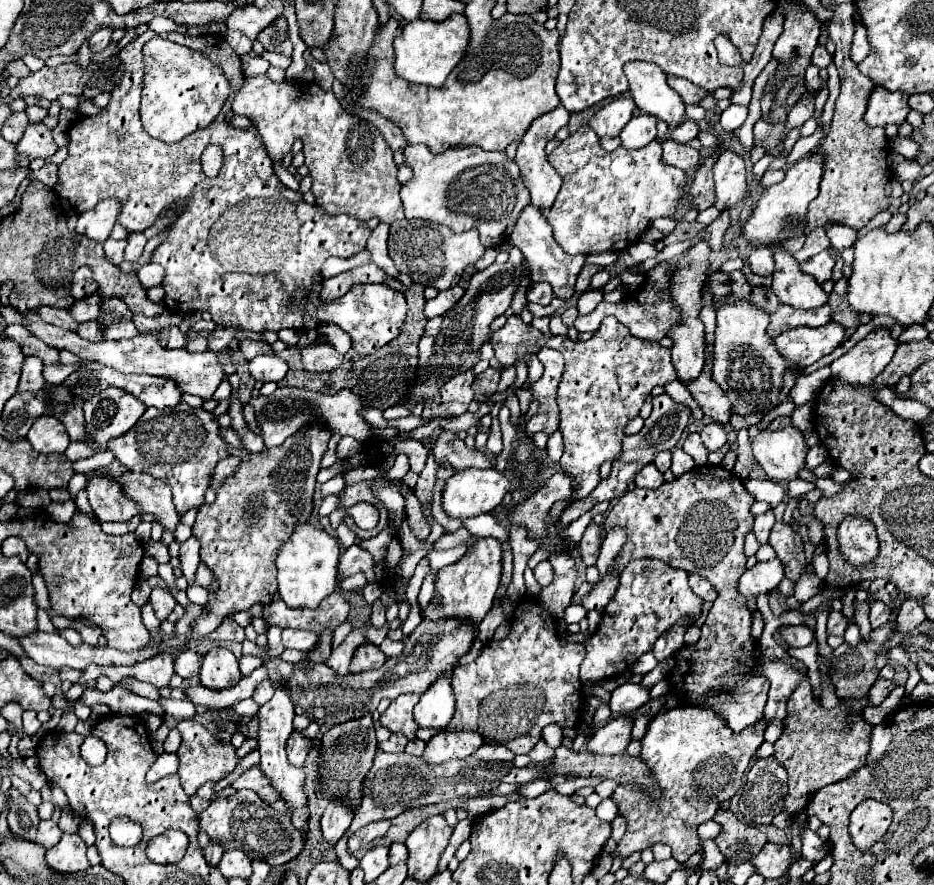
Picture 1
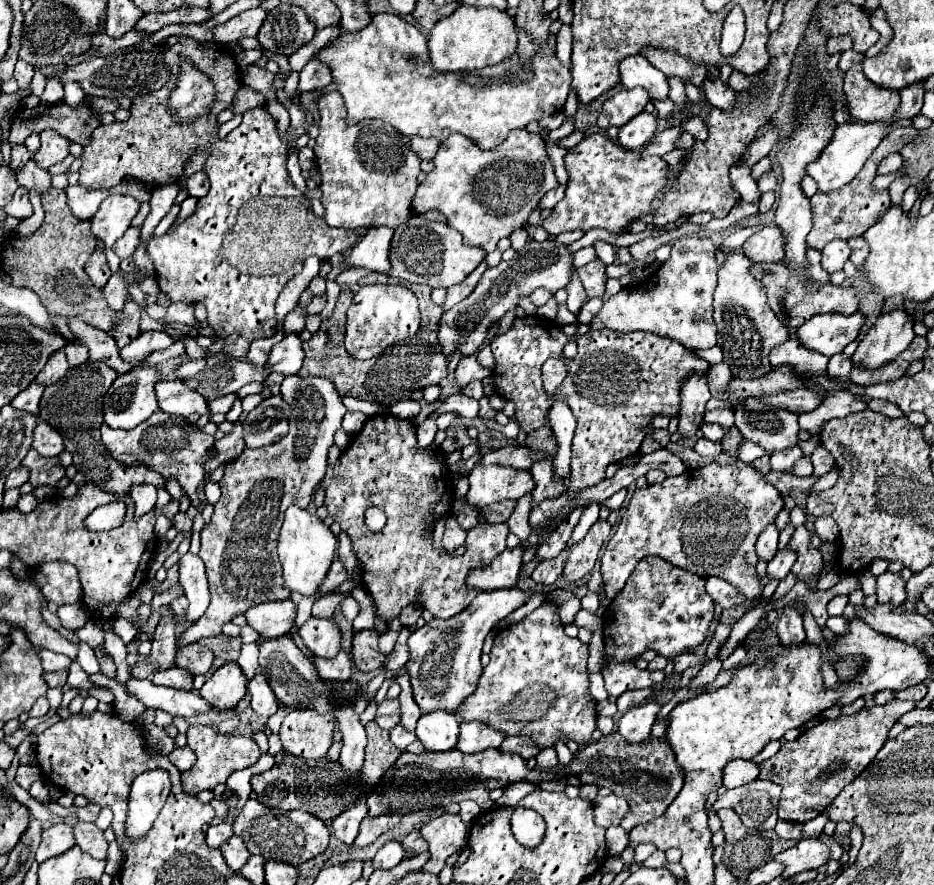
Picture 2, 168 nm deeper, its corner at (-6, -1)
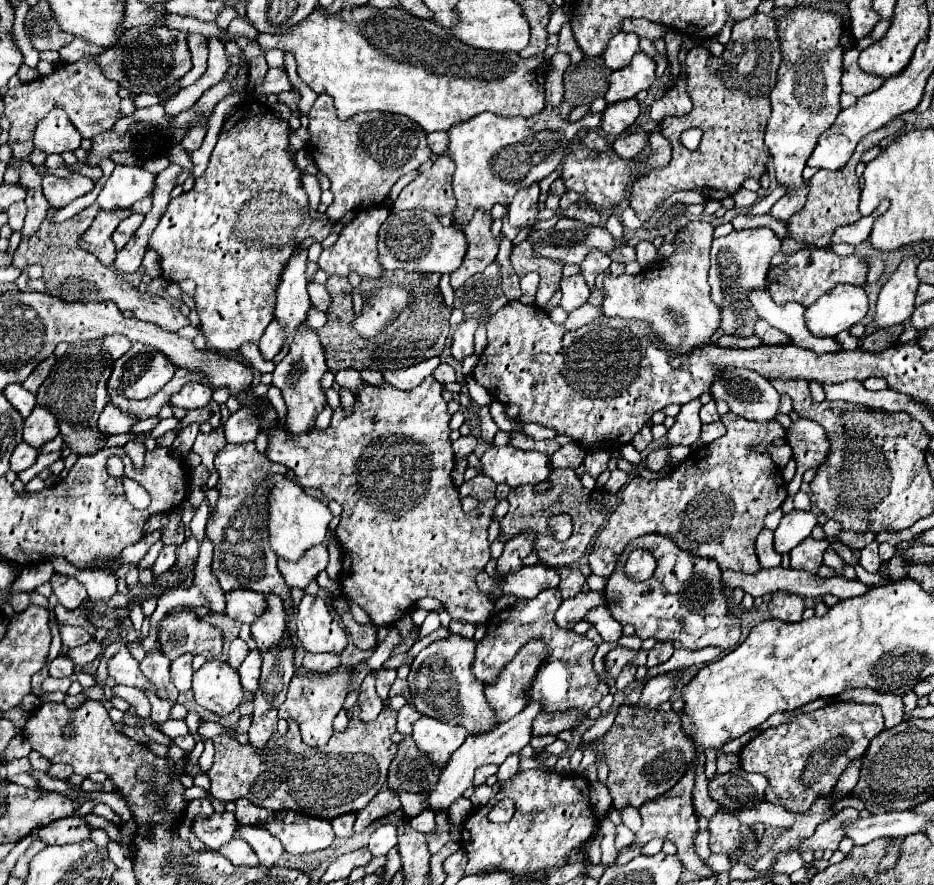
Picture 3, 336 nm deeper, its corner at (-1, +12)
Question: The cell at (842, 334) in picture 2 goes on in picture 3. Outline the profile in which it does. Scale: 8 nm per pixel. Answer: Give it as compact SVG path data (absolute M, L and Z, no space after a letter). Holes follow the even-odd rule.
M837 284L813 302L805 312L807 328L815 336L837 336L867 314L867 294L863 286Z

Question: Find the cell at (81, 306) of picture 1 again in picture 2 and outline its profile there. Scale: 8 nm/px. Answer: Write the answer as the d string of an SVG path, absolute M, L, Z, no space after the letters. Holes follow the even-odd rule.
M122 271L114 273L108 283L104 285L104 301L108 303L108 307L112 311L122 311L124 309L124 299L128 295L128 289L126 289L126 281L122 279Z

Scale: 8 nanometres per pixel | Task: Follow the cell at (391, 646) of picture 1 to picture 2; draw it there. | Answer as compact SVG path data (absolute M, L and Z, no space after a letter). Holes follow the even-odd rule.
M387 631L380 635L379 638L379 649L384 655L388 655L394 649L395 643L399 636L398 632L395 631Z

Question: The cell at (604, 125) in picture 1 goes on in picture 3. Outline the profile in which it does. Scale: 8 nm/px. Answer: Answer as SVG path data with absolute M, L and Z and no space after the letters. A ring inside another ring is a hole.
M637 52L633 60L611 74L609 90L605 94L607 104L635 98L637 92L647 90L655 80L655 60L645 52Z

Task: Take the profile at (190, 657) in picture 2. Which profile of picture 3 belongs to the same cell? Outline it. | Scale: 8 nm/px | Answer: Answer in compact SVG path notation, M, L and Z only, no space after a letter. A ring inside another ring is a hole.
M183 608L161 620L159 648L169 660L187 652L215 660L223 650L223 632L217 626L203 622L195 610Z

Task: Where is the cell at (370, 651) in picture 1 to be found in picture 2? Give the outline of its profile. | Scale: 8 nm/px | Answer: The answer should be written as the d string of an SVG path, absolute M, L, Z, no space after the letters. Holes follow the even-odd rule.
M358 631L354 635L352 661L364 673L376 671L386 663L386 657L378 649L378 637L378 631Z

